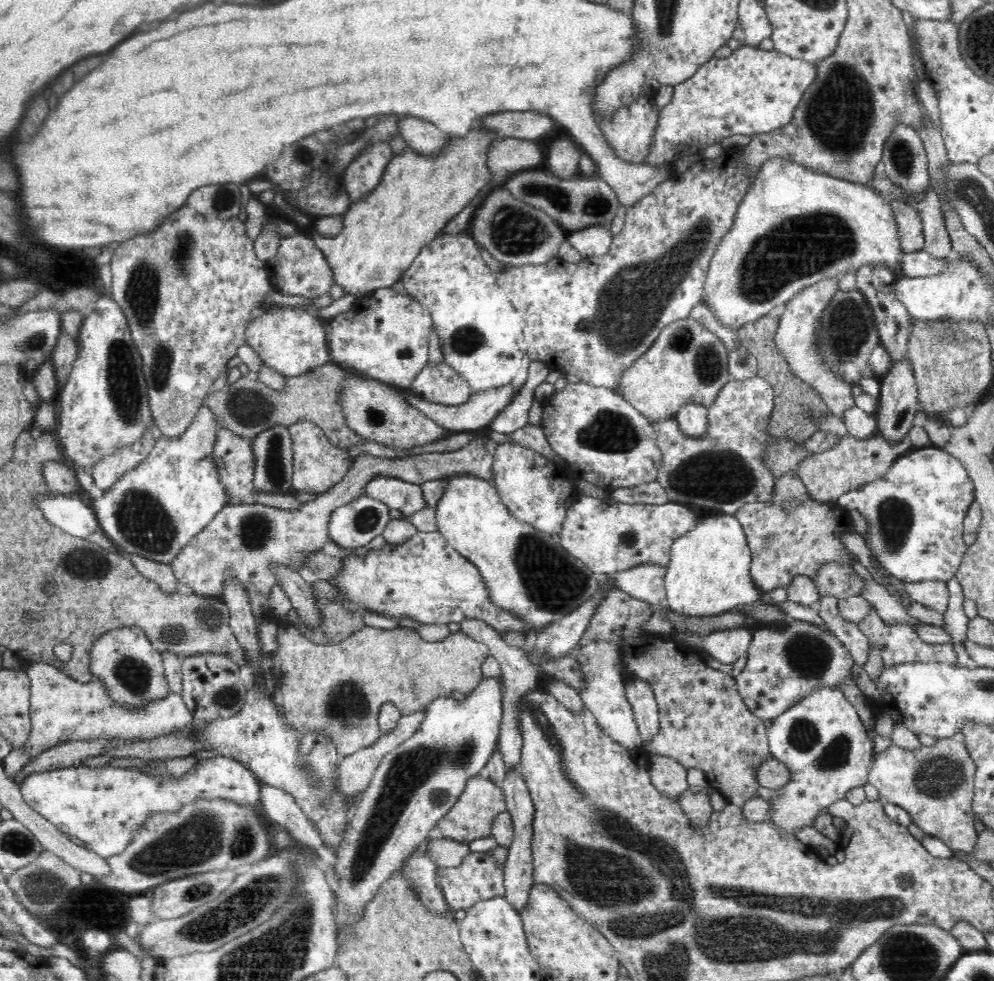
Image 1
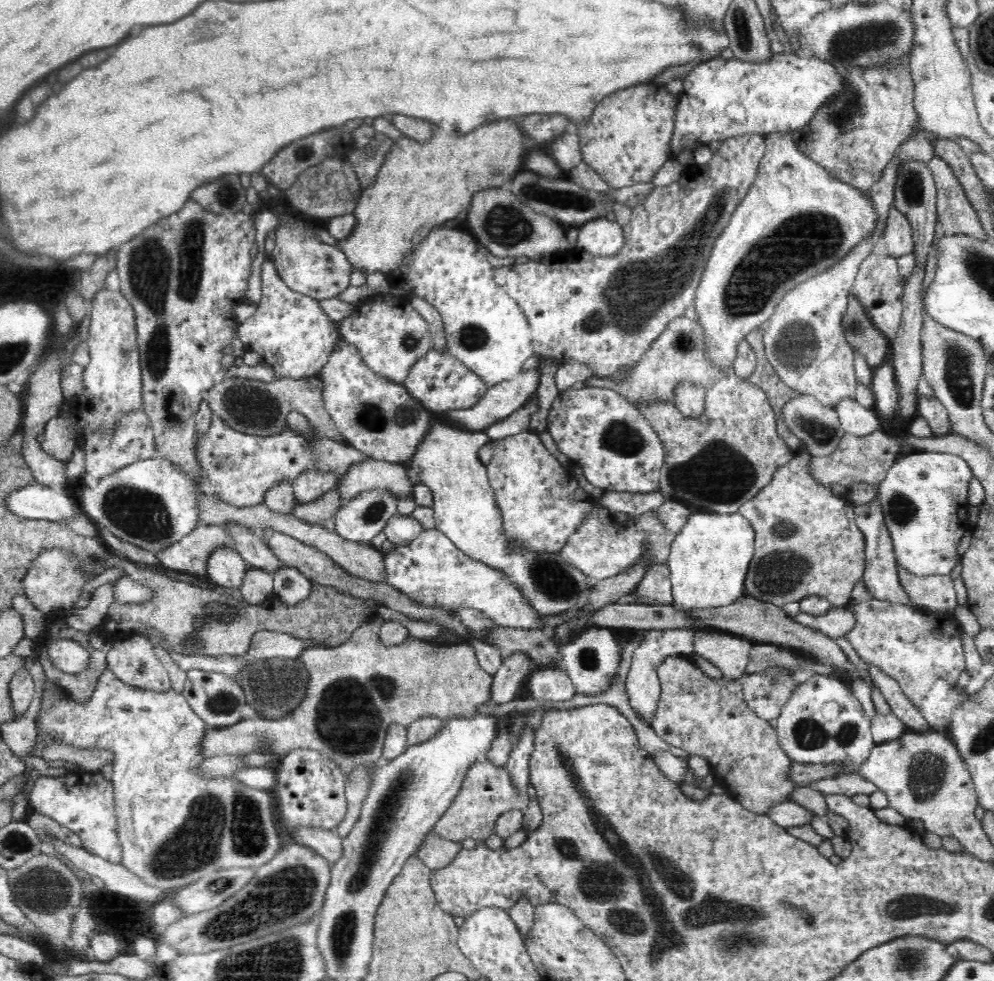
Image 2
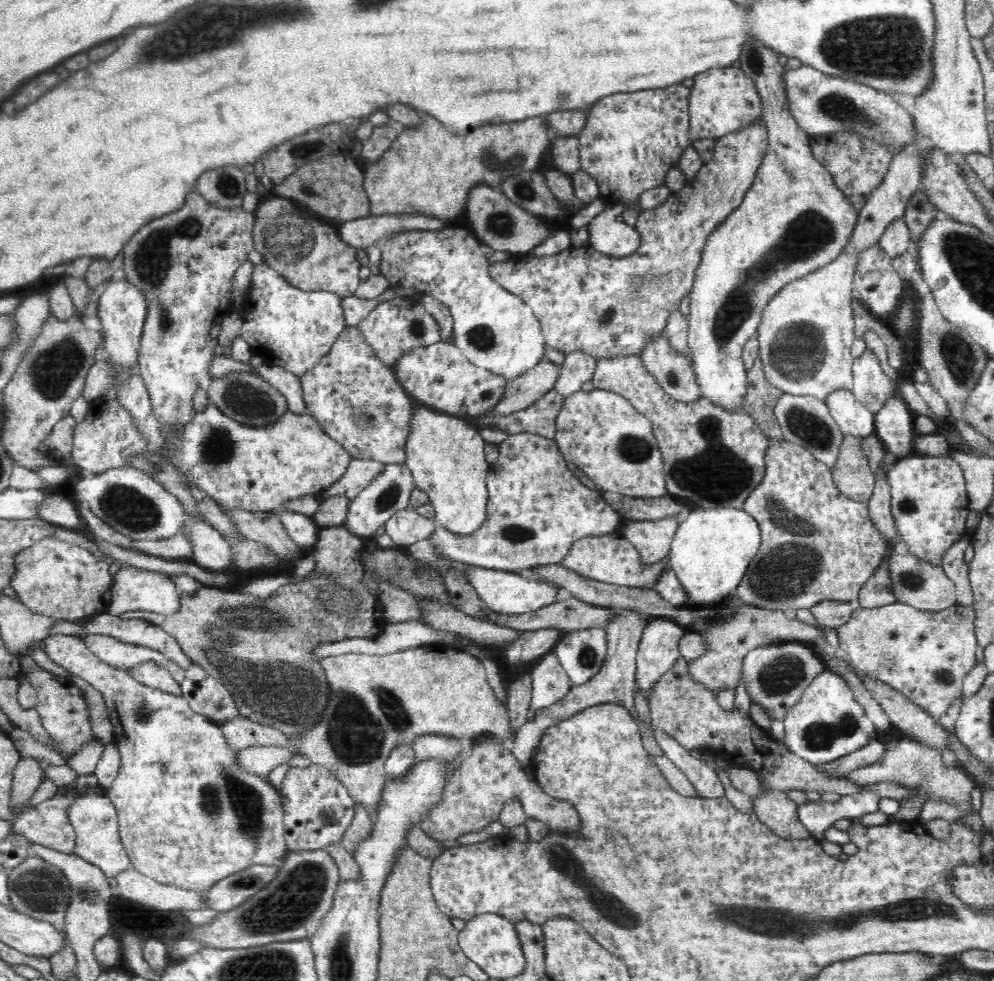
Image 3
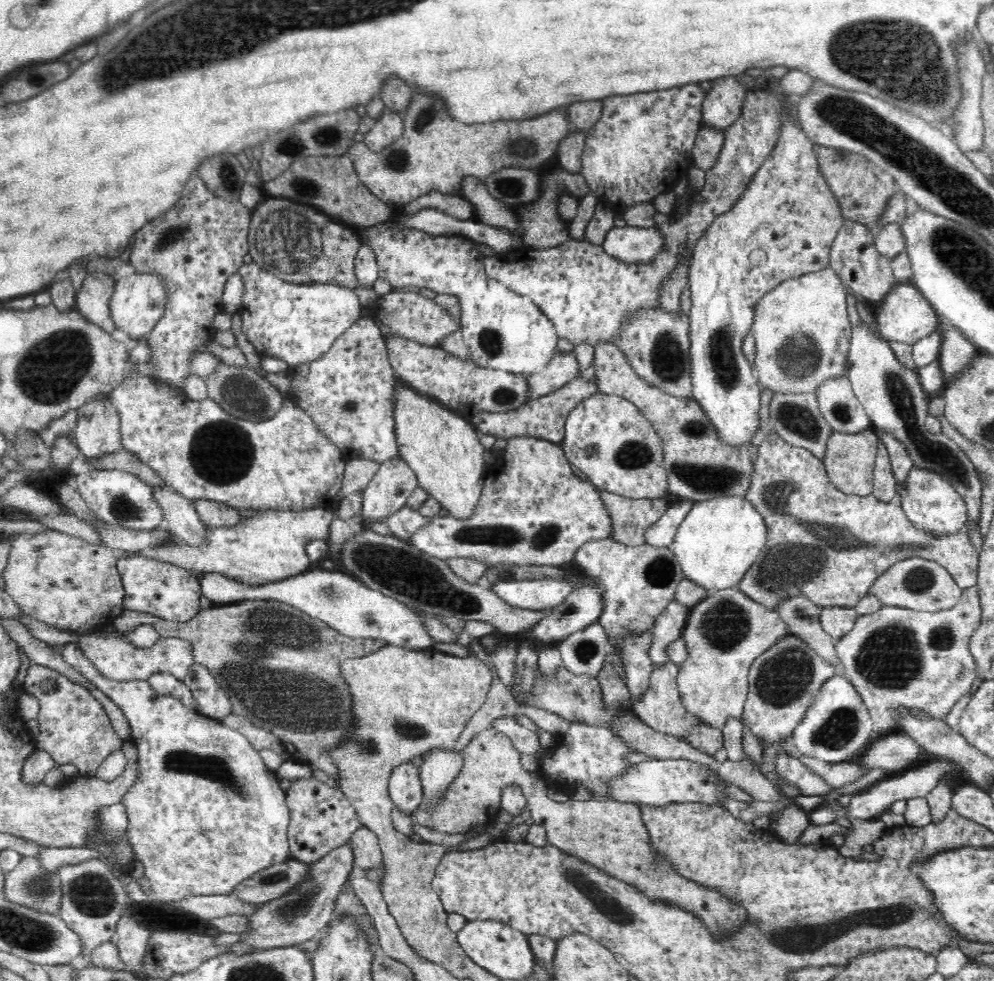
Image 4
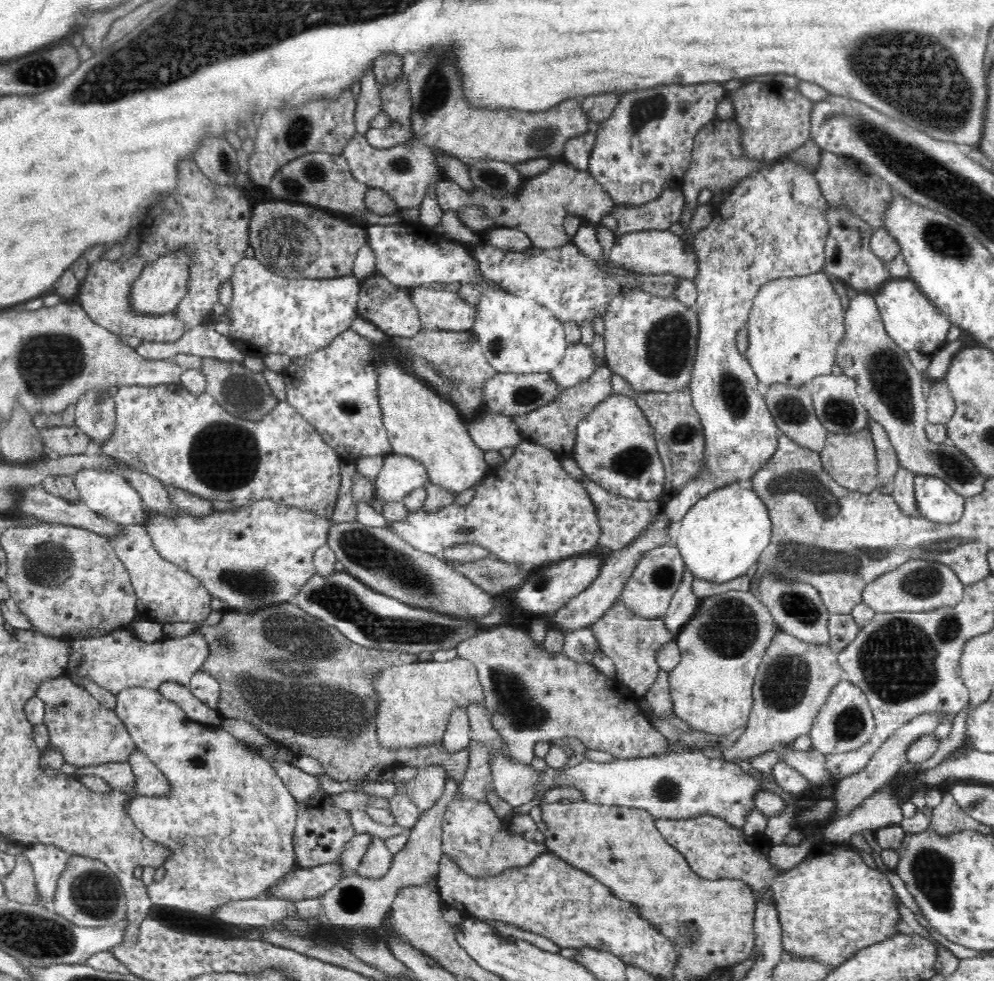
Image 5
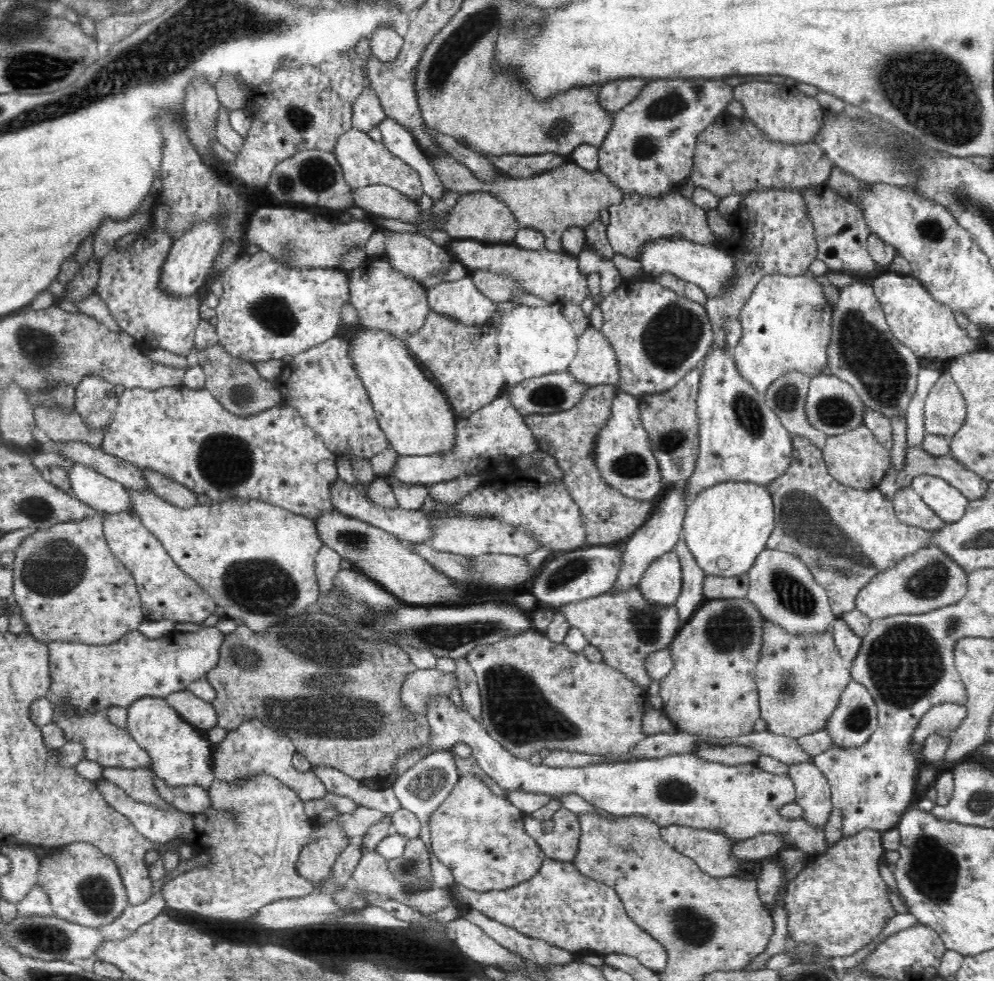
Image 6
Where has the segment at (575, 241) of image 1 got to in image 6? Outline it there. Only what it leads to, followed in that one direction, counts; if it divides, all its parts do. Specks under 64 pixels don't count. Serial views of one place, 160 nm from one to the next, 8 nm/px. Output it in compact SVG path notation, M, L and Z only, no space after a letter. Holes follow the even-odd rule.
M662 237L646 243L634 259L640 262L645 276L676 274L678 278L698 284L708 296L714 295L714 297L725 291L725 286L737 269L733 255L726 254L726 251L716 248L714 244L701 245L670 237Z

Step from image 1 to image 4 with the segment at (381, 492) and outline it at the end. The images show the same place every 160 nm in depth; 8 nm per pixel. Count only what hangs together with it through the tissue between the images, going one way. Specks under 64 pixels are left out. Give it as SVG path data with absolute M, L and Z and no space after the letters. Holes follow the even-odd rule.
M351 458L345 463L345 475L342 481L342 488L335 496L333 503L346 498L353 492L361 492L363 488L372 480L379 469L380 463L365 458Z

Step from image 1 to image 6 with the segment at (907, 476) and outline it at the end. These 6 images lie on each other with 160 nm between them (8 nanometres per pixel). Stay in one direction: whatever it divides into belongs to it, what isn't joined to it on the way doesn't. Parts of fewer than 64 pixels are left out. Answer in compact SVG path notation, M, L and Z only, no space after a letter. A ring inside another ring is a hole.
M932 474L915 475L911 487L942 520L948 523L960 520L970 501L949 482Z

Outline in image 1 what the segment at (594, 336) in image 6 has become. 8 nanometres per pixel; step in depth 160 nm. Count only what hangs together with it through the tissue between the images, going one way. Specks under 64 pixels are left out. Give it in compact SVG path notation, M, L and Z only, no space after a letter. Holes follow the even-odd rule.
M510 385L474 393L470 395L470 398L468 398L464 404L458 406L446 406L435 402L428 402L407 389L404 389L401 395L410 406L427 414L434 422L437 422L451 433L477 431L480 428L484 428L484 426L494 420L494 417L500 413L505 406L510 404L514 396Z

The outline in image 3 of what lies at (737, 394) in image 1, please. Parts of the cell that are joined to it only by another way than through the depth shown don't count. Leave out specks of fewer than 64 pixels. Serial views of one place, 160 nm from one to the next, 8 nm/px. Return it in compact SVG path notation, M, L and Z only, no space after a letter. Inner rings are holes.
M639 355L598 360L592 382L596 389L611 390L622 395L638 412L650 419L663 456L666 495L638 498L616 492L602 492L603 499L621 514L623 527L632 521L655 521L677 515L680 515L681 522L686 511L698 507L743 508L750 493L762 482L770 441L744 407L726 410L704 396L694 402L674 400L642 365ZM676 500L686 504L686 509Z

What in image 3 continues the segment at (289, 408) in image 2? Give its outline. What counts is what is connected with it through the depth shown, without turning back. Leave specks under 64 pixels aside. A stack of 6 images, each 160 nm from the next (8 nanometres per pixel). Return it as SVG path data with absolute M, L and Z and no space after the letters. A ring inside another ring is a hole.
M230 372L222 378L213 379L208 390L210 402L217 406L222 414L233 418L244 426L259 428L272 426L287 411L286 397L256 373Z

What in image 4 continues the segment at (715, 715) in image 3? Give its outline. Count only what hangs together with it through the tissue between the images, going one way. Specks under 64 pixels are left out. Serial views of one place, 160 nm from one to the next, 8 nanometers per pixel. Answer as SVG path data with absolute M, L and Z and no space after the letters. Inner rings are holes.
M669 663L660 669L654 669L649 680L648 690L642 694L640 700L631 698L630 702L632 702L632 710L634 710L634 714L650 726L650 728L682 739L688 732L690 732L690 730L692 730L692 728L704 725L705 722L702 721L700 717L688 713L686 707L682 705L682 699L680 698L677 685L678 675L679 666L672 663ZM906 733L882 736L869 744L869 748L861 757L851 758L868 770L895 771L901 768L908 769L930 757L913 738ZM788 806L785 809L777 810L769 831L780 841L793 845L809 825L808 812L797 806Z

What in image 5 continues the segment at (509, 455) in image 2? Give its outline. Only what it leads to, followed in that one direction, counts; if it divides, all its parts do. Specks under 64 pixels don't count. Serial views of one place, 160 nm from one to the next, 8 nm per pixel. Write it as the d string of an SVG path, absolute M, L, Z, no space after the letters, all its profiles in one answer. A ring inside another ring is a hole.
M522 441L514 450L513 455L498 468L495 477L492 471L479 482L473 499L466 505L450 504L436 512L426 512L423 508L410 511L406 520L388 521L387 527L414 549L430 555L439 556L444 550L457 545L478 545L486 548L491 557L521 565L527 571L594 549L598 545L601 529L594 503L580 480L571 477L562 467L561 459L545 446Z

